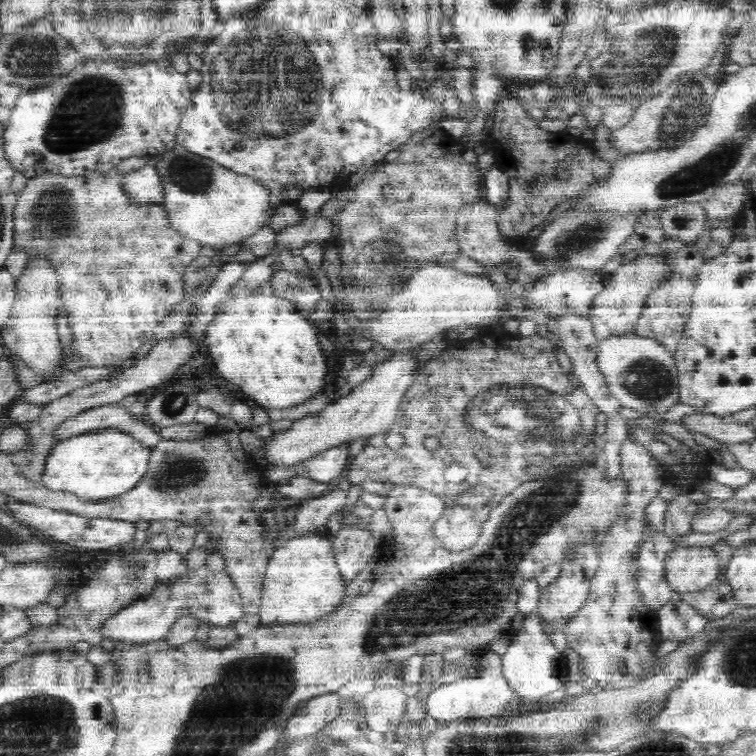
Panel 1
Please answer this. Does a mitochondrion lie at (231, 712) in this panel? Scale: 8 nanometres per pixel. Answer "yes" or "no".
yes

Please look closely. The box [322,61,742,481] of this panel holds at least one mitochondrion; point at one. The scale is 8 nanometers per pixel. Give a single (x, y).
(686, 103)

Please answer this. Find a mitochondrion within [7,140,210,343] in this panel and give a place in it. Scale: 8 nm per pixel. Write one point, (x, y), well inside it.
(52, 215)

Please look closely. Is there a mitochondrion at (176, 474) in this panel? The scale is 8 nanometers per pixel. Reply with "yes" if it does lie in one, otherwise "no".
yes

